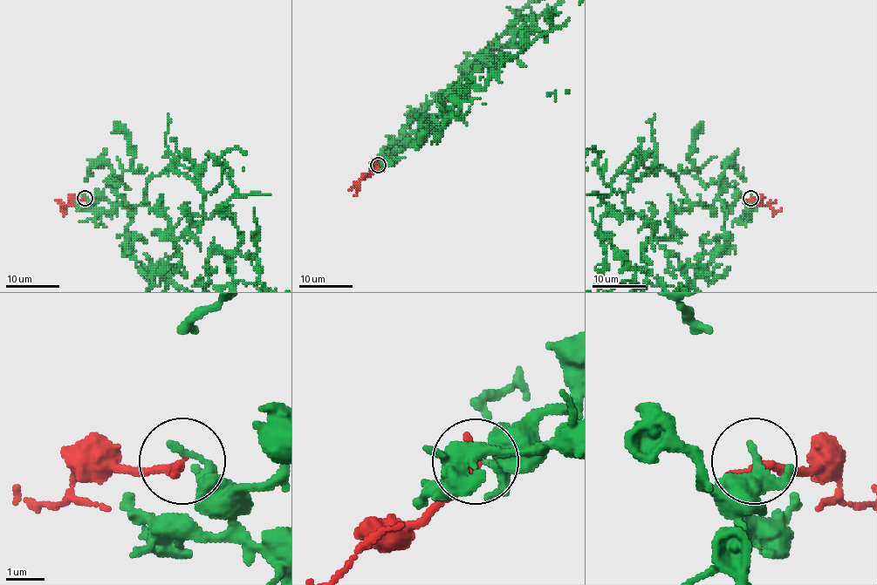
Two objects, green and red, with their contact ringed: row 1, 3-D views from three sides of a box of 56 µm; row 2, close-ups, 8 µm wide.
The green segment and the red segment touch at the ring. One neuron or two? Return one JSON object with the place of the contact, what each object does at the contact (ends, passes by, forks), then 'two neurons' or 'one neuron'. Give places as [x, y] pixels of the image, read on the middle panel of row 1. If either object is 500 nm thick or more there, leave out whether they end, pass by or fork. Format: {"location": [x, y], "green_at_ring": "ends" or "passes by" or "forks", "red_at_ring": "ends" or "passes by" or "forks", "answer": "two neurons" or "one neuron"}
{"location": [378, 165], "green_at_ring": "ends", "red_at_ring": "ends", "answer": "two neurons"}

